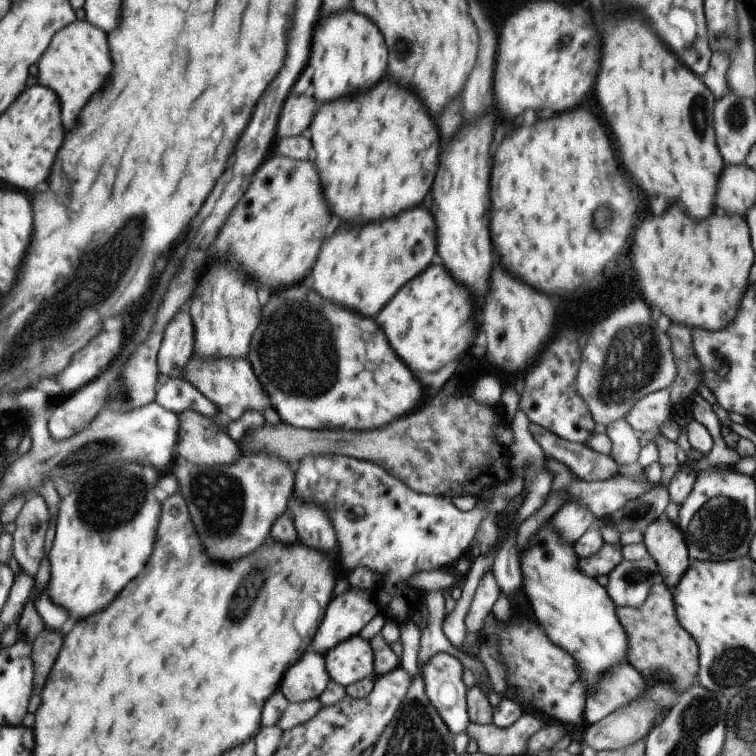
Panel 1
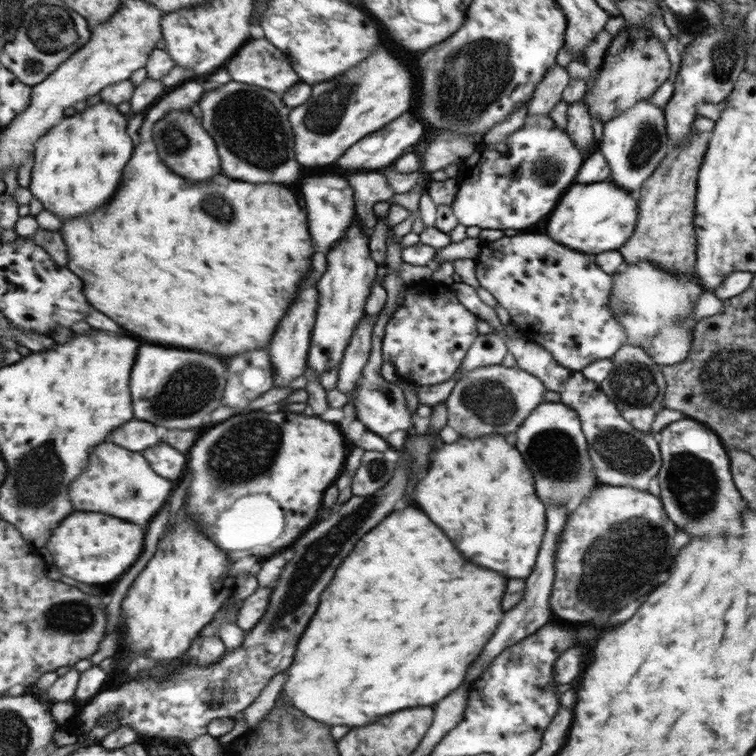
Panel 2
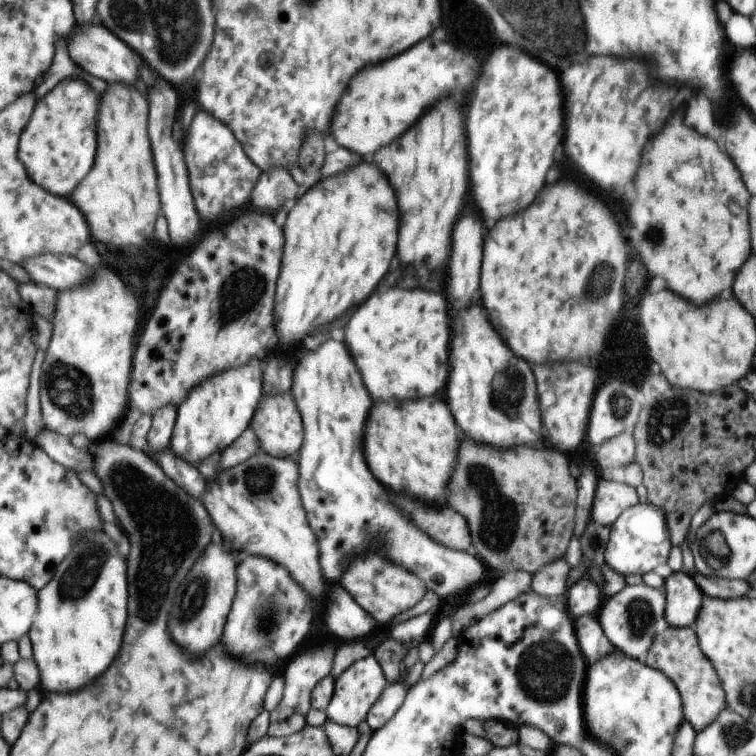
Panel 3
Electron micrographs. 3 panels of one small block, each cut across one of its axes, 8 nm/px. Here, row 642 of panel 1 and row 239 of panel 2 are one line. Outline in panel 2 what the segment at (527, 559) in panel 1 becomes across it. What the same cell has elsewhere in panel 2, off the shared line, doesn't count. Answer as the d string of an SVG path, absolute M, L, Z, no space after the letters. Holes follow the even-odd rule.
M608 180L592 184L574 183L544 224L548 222L546 232L555 241L596 256L601 252L619 250L632 236L638 213L637 199L618 183Z

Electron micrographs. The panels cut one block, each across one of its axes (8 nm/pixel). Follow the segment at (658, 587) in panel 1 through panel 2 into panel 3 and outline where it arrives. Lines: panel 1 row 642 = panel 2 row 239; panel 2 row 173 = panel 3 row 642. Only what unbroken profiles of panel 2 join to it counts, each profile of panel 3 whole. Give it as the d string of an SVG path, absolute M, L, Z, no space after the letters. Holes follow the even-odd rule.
M665 626L660 629L644 664L662 672L676 684L682 698L685 720L694 728L696 734L710 727L728 708L720 678L710 660L702 653L693 627L680 629Z

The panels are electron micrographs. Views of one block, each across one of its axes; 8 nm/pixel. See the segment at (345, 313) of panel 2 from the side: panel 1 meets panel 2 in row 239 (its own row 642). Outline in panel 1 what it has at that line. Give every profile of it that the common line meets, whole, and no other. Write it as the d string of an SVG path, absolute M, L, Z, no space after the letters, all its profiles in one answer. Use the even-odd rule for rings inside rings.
M359 634L340 642L324 656L330 679L344 687L376 675L376 653Z

